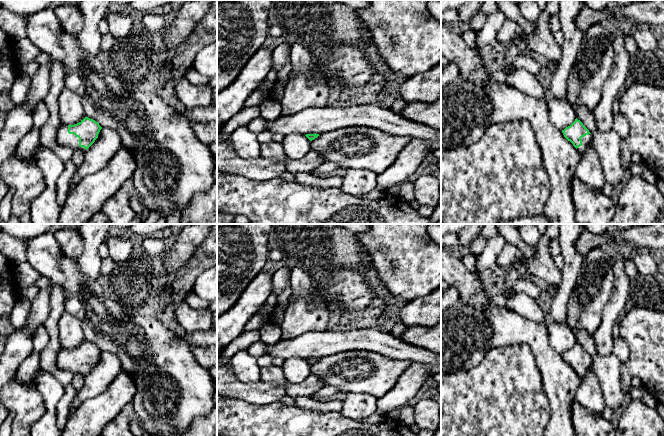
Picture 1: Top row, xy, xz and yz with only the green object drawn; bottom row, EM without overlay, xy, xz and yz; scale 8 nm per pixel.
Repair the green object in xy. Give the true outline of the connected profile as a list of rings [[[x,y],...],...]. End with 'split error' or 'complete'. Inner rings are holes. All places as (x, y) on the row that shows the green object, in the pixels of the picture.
[[[85,117],[74,125],[61,124],[58,128],[57,139],[62,146],[85,152],[98,138],[102,127],[93,119]]] | split error

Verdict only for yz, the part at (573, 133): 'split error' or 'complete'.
split error

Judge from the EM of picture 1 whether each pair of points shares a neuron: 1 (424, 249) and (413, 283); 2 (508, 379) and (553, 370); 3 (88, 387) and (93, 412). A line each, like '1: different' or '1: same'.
1: same
2: different
3: different

